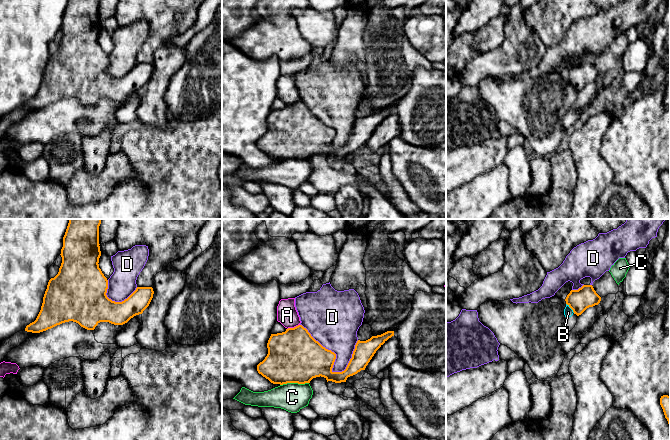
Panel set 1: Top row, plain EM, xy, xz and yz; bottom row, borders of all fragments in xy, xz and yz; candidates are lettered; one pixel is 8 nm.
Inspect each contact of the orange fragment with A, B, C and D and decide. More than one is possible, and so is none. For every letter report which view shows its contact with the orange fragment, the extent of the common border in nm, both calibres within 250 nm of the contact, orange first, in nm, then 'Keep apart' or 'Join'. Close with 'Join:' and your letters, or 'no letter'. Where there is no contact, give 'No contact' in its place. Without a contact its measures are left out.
A: Touches orange in xz. Shared border 110 nm. Thickness 420 nm (orange) against 170 nm. Keep apart
B: Touches orange in yz. Shared border 100 nm. Thickness 180 nm (orange) against 80 nm. Keep apart
C: Touches orange in xz. Shared border 240 nm. Thickness 420 nm (orange) against 240 nm. Keep apart
D: Touches orange in xz. Shared border 500 nm. Thickness 380 nm (orange) against 420 nm. Keep apart
Join: no letter

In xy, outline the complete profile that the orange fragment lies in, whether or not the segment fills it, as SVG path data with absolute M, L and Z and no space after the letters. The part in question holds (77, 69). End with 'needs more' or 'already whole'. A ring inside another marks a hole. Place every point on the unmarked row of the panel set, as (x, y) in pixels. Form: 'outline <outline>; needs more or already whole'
outline M68 0L59 48L49 56L41 86L25 107L40 109L69 97L87 106L94 106L100 98L123 101L149 82L152 63L137 63L122 78L107 73L108 56L98 40L99 2Z; already whole

